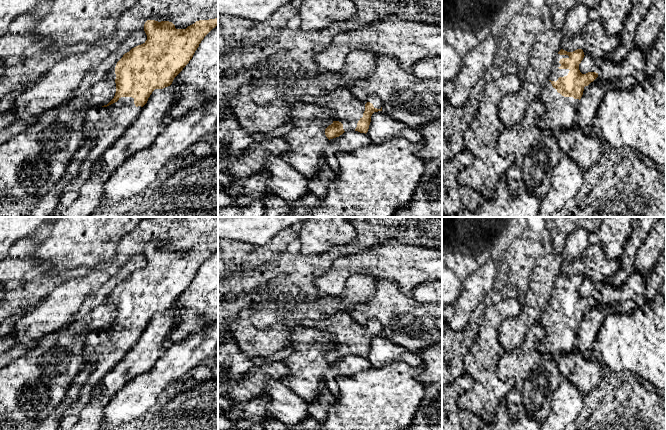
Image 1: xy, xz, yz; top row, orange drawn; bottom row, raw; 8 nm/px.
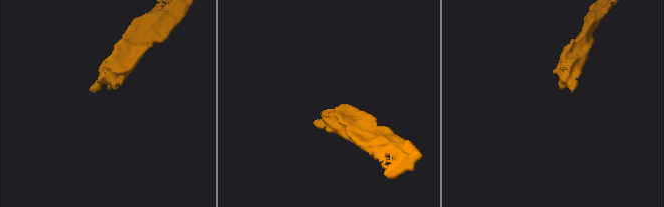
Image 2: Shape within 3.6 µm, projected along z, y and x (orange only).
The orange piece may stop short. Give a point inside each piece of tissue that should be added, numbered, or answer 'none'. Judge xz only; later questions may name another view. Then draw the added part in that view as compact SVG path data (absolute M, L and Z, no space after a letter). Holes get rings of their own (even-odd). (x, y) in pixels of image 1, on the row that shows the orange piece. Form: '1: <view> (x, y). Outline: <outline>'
1: xz (345, 107). Outline: M347 87L332 88L323 96L305 95L301 101L328 109L333 120L343 124L345 132L355 131L358 121L363 117L367 102L372 103L374 108L381 109L381 100L377 96L370 95L365 100L360 100Z

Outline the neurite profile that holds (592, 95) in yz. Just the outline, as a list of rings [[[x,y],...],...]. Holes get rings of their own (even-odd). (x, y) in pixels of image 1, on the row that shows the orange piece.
[[[598,76],[588,86],[584,87],[575,124],[582,129],[585,135],[591,135],[591,125],[605,93],[608,90],[630,90],[636,83],[633,76],[619,78],[615,84],[603,83]]]

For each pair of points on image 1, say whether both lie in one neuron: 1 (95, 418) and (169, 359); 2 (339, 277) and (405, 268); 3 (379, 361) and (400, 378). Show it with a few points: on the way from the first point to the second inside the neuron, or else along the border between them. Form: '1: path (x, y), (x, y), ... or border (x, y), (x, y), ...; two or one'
1: border (117, 391), (106, 406), (101, 419); two
2: path (355, 265), (389, 265); one
3: border (407, 363), (390, 362), (381, 367), (372, 367); two

